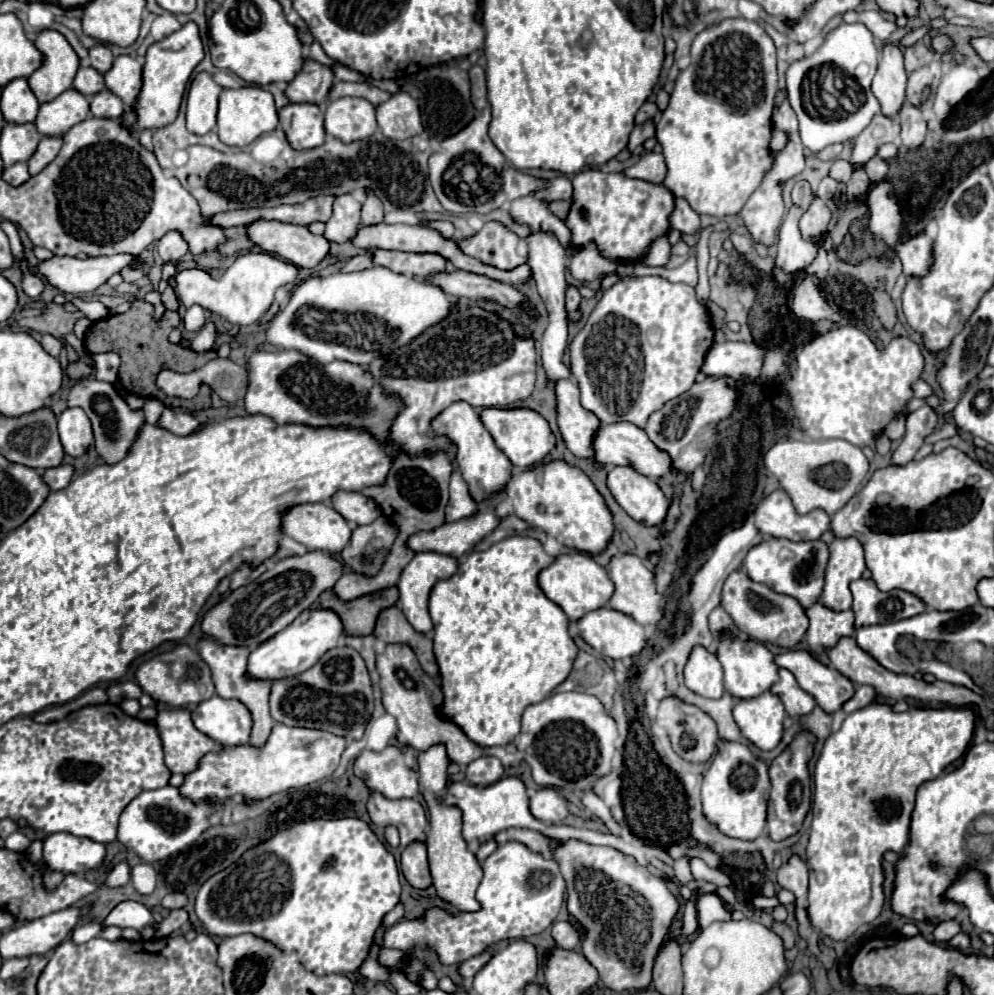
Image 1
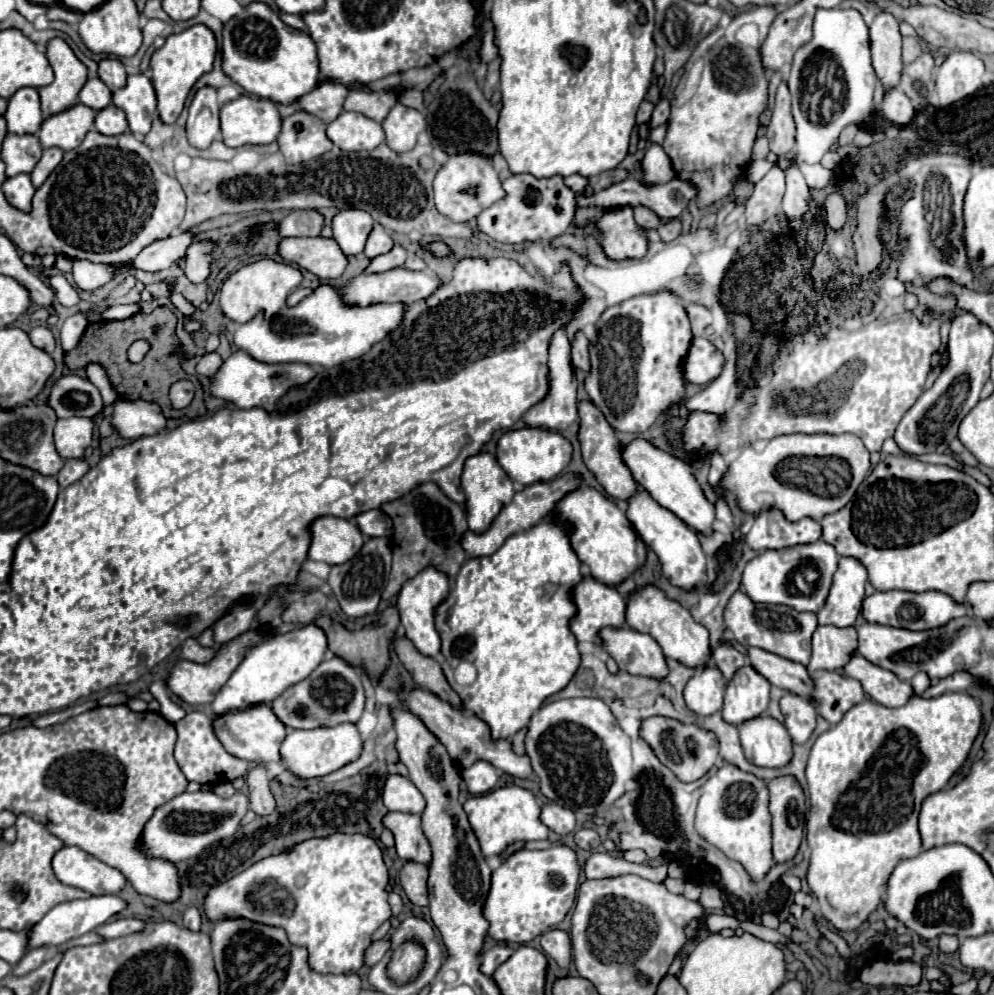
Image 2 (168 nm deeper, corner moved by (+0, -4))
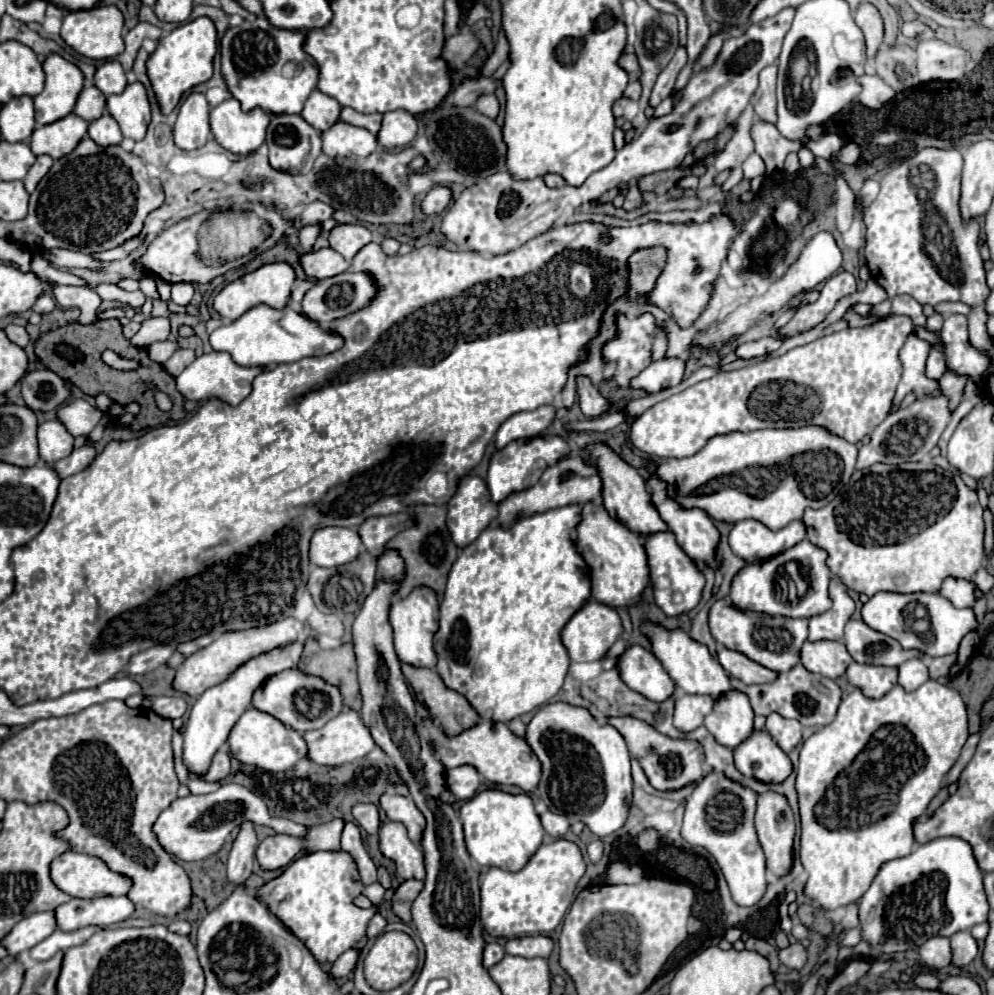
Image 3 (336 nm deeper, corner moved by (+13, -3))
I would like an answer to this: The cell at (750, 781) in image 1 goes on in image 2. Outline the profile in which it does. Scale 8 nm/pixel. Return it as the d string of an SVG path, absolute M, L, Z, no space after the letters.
M725 764L701 788L695 830L709 844L717 846L725 856L743 864L753 882L767 876L775 864L771 854L771 816L767 810L769 790L763 780L753 774L739 772L733 764Z

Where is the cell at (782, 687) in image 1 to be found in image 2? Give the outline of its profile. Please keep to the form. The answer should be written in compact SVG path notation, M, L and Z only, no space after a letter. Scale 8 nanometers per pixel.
M785 692L779 700L781 712L785 716L785 728L795 744L805 744L815 730L817 714L815 708L811 708L811 702L807 702L801 696L795 696L791 692Z

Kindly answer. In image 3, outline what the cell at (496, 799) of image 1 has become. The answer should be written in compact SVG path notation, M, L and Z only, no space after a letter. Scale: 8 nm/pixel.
M486 789L460 807L460 819L466 835L466 849L478 865L502 867L518 871L534 855L542 843L544 829L534 811L532 799L526 793L510 795L500 789Z

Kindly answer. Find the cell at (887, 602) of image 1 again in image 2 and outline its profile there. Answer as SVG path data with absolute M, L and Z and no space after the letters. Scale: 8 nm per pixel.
M889 590L889 592L875 592L863 600L863 618L867 622L885 624L893 628L905 628L905 630L933 630L939 626L945 626L953 618L967 616L969 604L967 602L955 602L951 596L943 592L903 592L903 590Z

